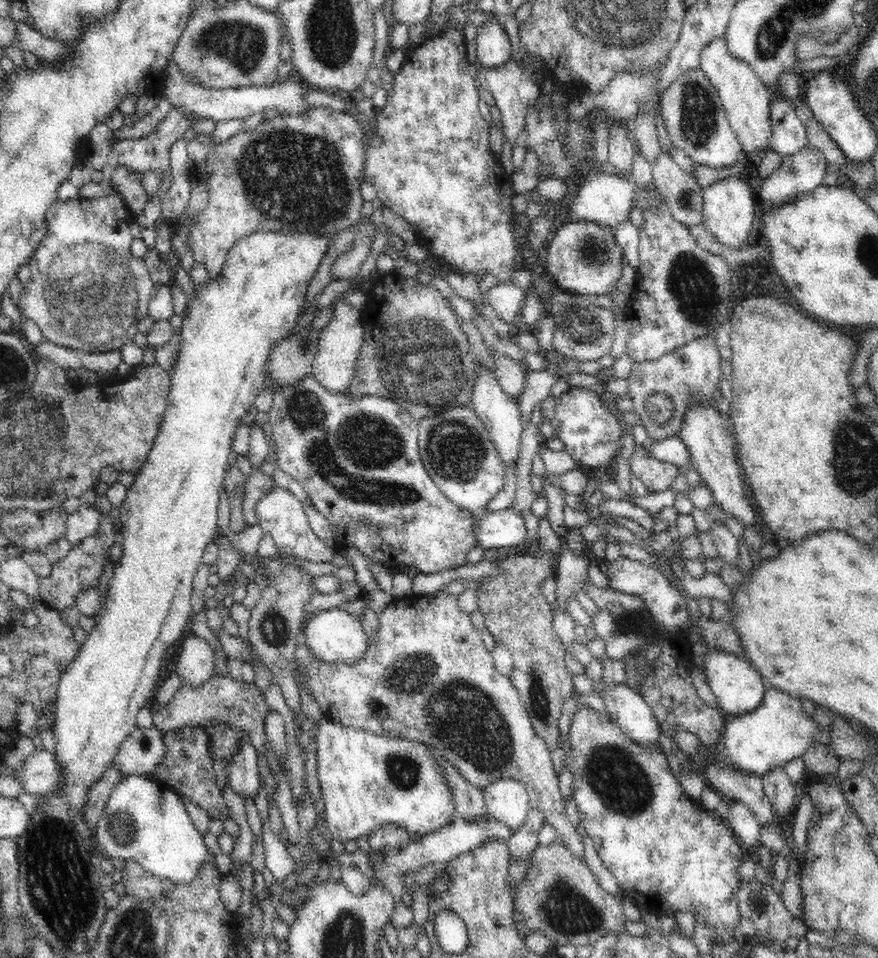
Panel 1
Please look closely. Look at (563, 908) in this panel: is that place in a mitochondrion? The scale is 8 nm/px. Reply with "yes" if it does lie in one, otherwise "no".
yes

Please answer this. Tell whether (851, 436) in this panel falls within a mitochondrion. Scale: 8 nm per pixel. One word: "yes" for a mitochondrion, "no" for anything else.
yes

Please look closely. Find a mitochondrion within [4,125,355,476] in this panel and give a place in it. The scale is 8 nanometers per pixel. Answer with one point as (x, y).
(93, 298)

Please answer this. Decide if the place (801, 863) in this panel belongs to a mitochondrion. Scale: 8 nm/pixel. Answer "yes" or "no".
no

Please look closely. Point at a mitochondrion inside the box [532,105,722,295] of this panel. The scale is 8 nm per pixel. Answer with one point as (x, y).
(592, 250)

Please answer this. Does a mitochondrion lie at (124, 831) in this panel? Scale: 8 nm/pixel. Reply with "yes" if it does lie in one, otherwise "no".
yes

